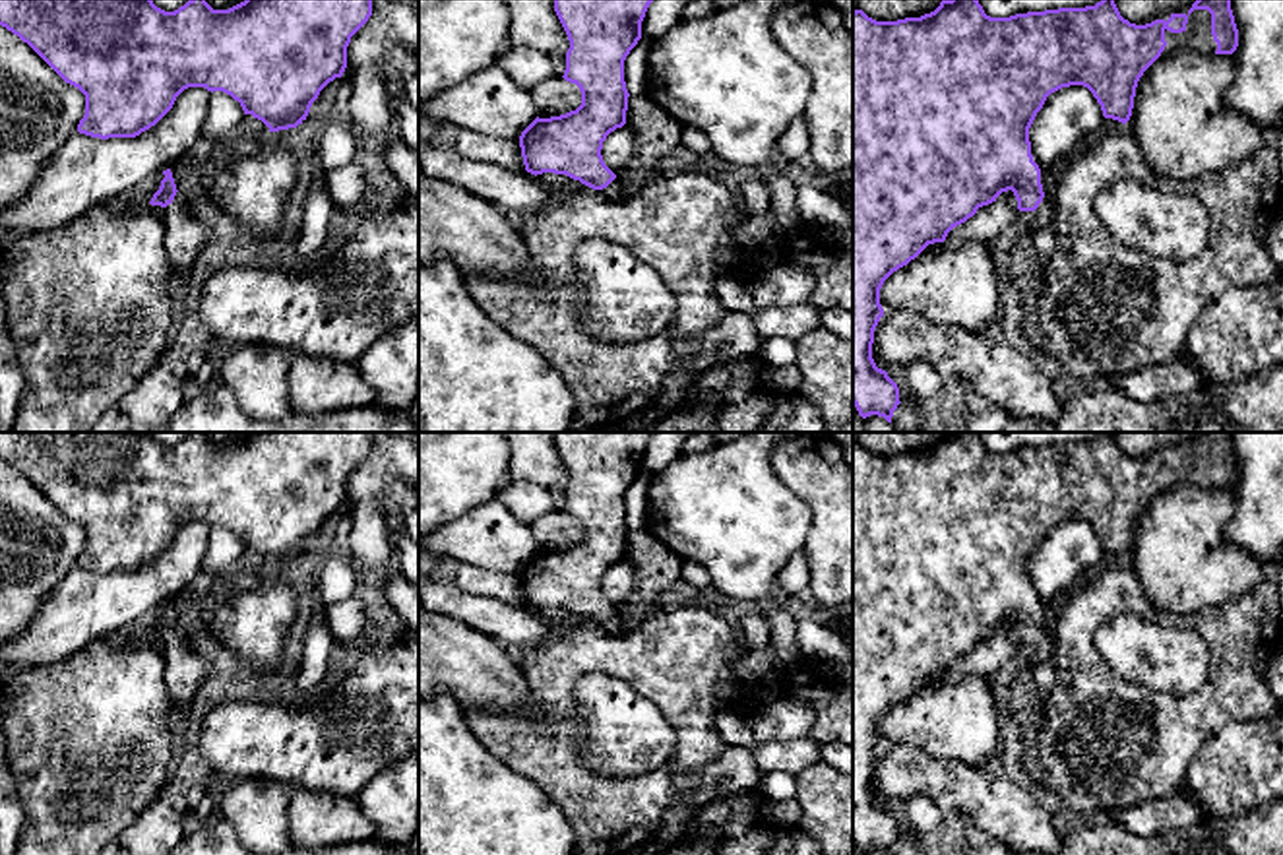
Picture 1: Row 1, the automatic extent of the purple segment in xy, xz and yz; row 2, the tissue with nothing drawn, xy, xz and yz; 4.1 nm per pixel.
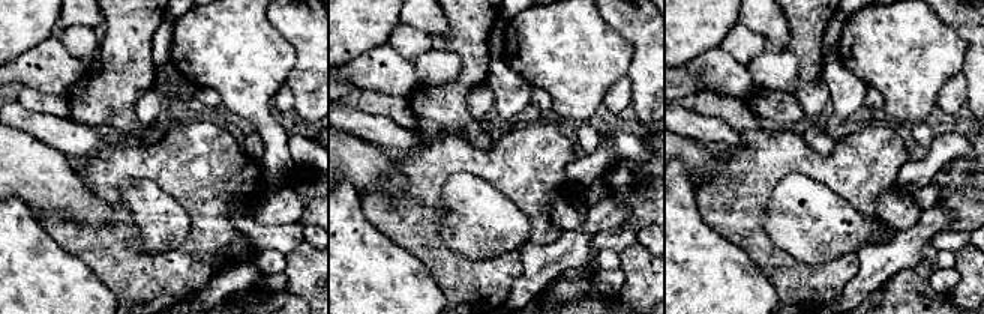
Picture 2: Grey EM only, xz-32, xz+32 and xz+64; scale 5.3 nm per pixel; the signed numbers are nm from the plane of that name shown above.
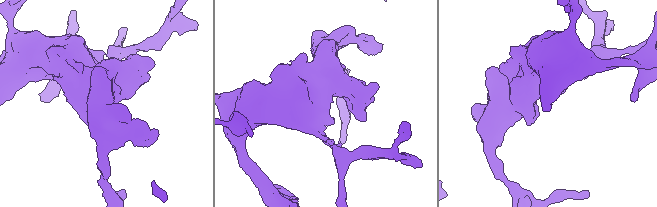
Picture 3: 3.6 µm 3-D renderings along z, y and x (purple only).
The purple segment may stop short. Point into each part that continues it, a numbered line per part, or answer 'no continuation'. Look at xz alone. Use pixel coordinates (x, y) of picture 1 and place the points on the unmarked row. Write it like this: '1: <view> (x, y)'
1: xz (613, 627)

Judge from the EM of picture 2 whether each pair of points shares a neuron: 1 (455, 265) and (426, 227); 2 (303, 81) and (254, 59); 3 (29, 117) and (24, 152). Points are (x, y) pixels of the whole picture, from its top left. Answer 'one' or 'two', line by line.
1: one
2: two
3: two

